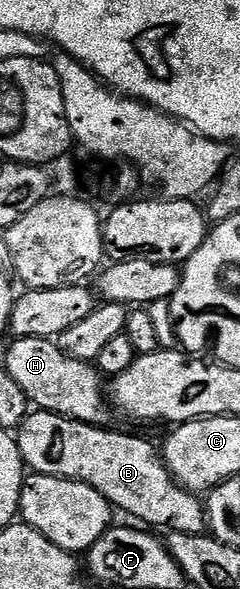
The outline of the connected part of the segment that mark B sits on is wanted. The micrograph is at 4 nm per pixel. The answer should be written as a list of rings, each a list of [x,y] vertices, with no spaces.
[[[33,411],[19,426],[17,440],[19,454],[28,470],[44,477],[83,481],[116,510],[124,509],[129,516],[144,521],[139,522],[144,526],[167,533],[203,533],[207,529],[204,502],[176,483],[160,450],[156,446],[154,449],[143,437],[114,433],[111,427],[87,425],[59,413]]]

